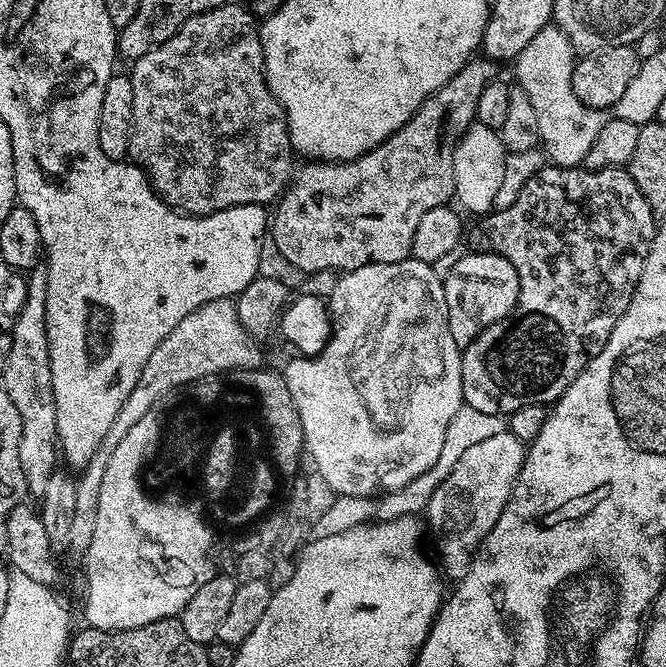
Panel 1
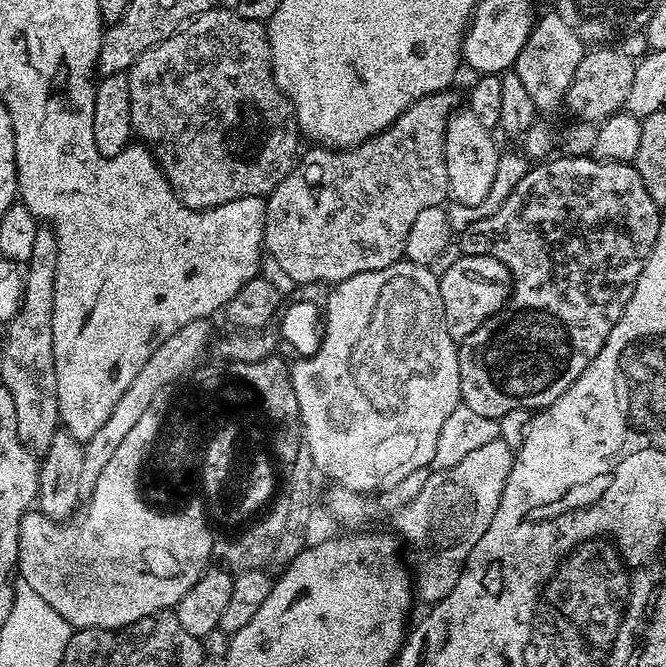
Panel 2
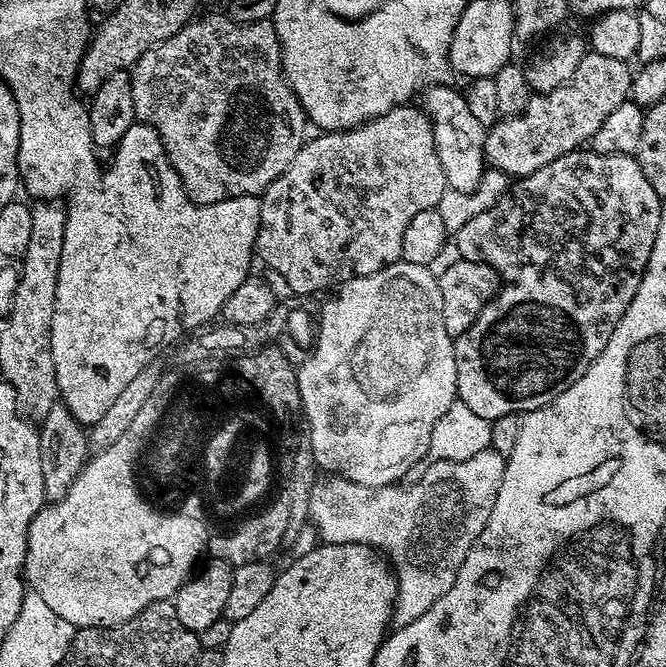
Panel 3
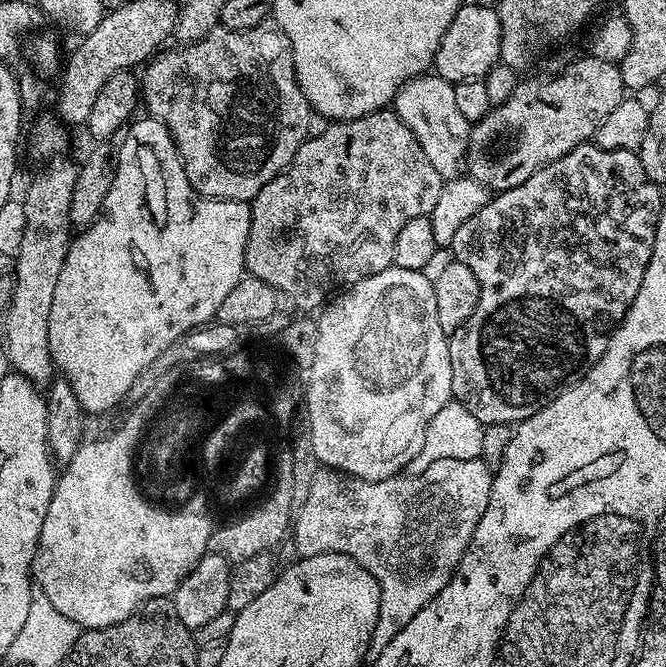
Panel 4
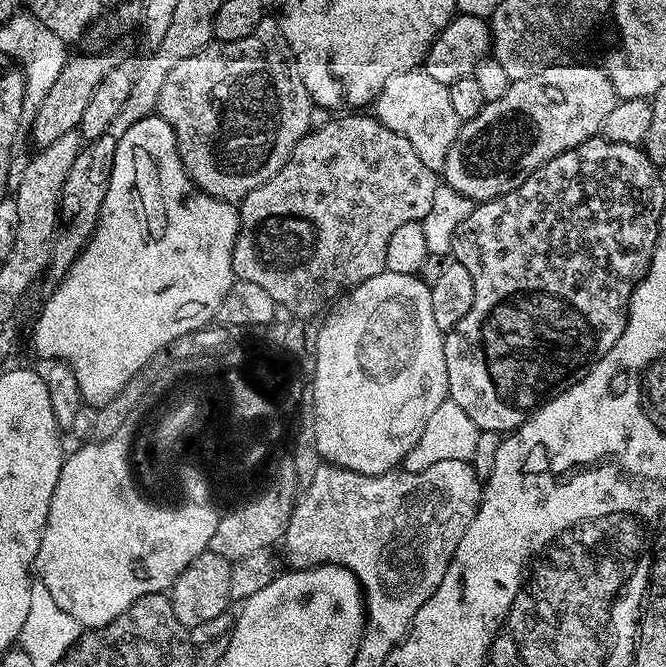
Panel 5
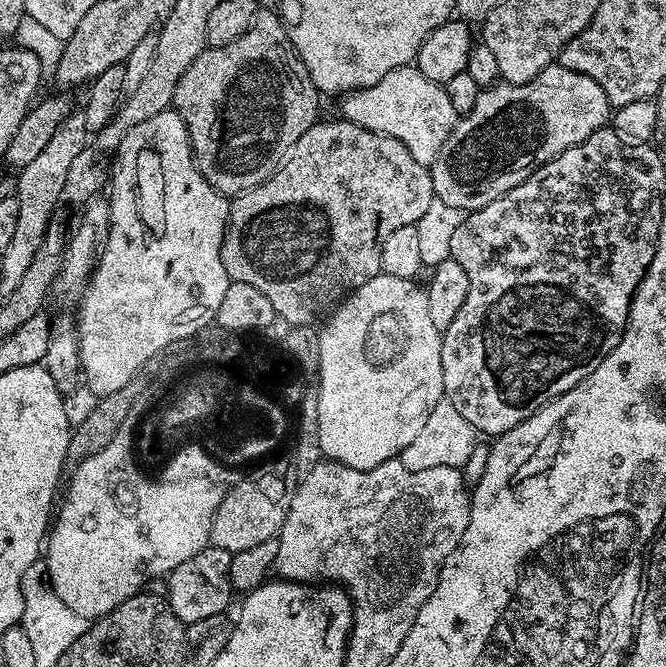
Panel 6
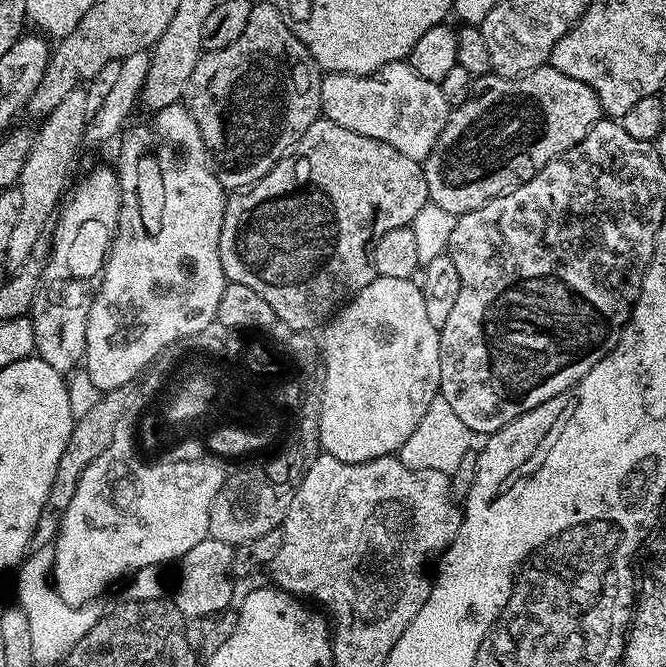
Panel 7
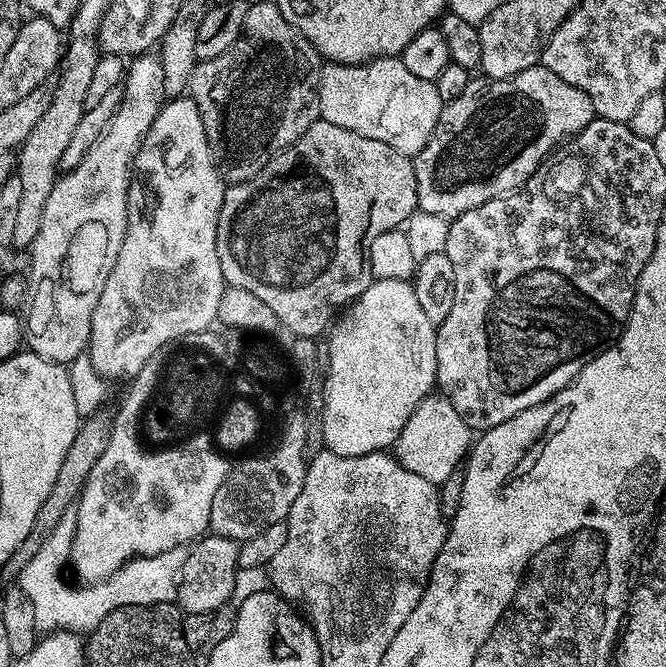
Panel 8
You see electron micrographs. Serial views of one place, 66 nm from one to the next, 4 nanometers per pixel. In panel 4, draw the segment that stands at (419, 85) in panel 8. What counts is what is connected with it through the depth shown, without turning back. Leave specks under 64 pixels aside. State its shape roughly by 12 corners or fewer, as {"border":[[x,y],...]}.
{"border":[[435,74],[400,87],[394,111],[434,170],[461,175],[468,119]]}

